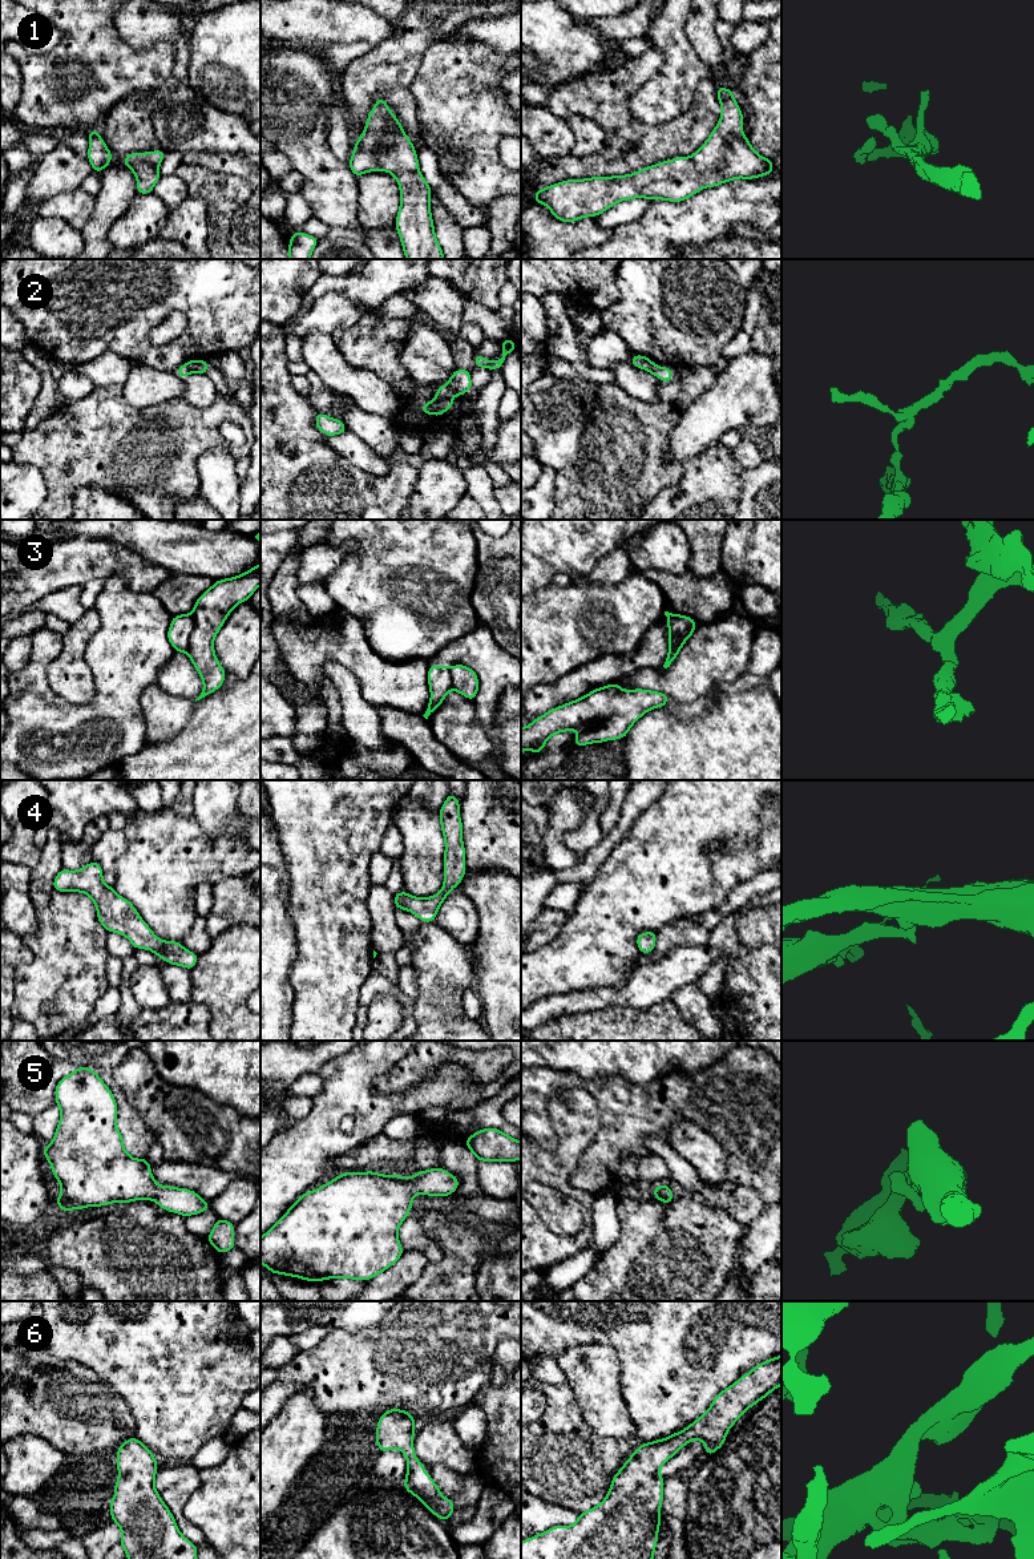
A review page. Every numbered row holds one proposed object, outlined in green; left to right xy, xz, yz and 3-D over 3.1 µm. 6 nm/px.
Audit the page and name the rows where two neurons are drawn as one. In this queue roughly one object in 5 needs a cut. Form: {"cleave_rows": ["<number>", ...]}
{"cleave_rows": ["2", "3"]}

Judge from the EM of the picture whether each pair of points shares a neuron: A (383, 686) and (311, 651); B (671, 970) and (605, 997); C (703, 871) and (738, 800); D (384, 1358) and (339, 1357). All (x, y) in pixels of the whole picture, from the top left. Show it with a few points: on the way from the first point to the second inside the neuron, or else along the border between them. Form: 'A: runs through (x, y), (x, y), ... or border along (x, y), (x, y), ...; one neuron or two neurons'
A: runs through (366, 669), (348, 651), (328, 651); one neuron
B: runs through (655, 982), (639, 993), (621, 996); one neuron
C: runs through (697, 853), (697, 841), (721, 818); one neuron
D: runs through (374, 1358), (350, 1358); one neuron

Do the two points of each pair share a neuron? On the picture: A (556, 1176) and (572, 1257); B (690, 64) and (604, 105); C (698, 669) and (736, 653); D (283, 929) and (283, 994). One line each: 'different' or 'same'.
A: same
B: different
C: same
D: same

